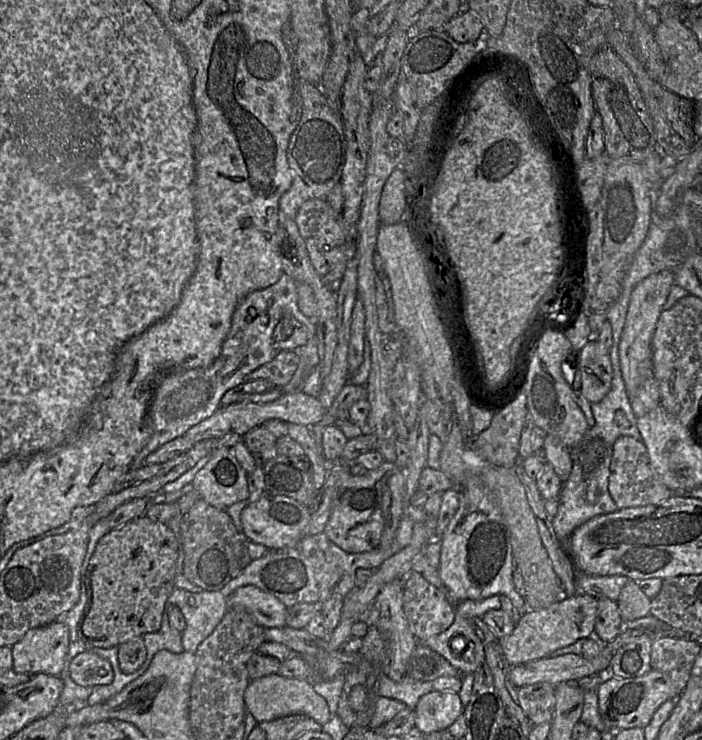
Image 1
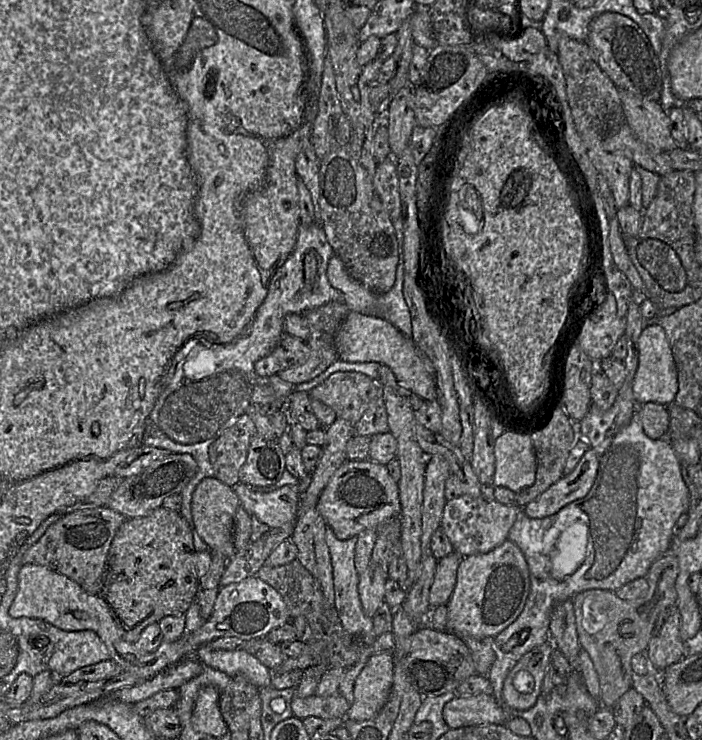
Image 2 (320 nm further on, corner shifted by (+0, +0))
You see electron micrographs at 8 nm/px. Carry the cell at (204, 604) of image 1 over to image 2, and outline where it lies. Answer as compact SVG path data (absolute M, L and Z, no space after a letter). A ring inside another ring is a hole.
M210 644L196 650L197 660L229 677L242 676L257 688L270 686L270 670L245 650L215 650Z

